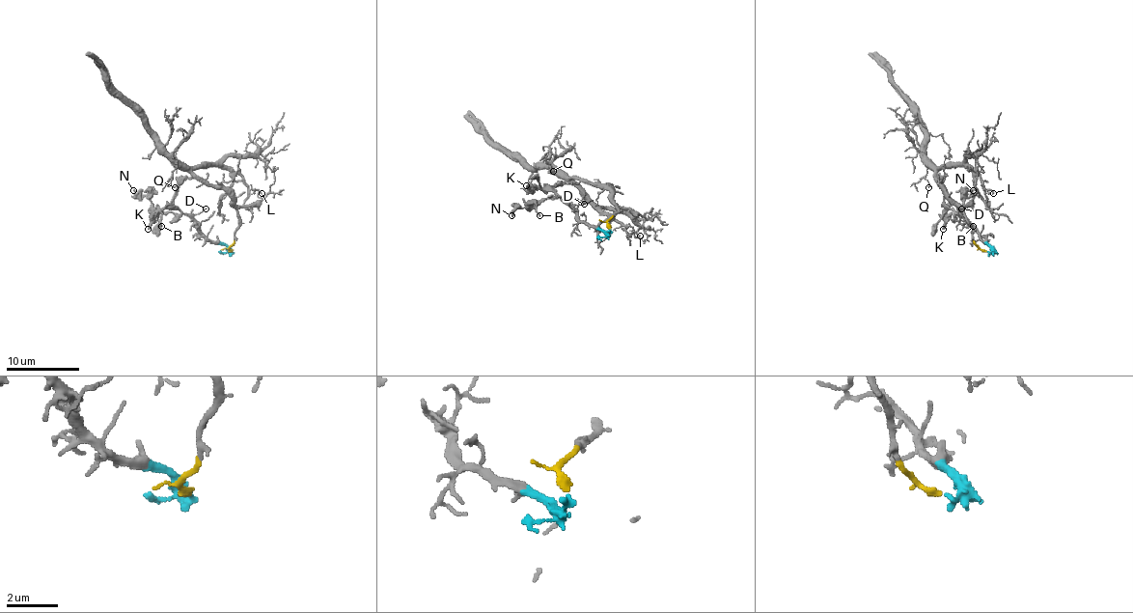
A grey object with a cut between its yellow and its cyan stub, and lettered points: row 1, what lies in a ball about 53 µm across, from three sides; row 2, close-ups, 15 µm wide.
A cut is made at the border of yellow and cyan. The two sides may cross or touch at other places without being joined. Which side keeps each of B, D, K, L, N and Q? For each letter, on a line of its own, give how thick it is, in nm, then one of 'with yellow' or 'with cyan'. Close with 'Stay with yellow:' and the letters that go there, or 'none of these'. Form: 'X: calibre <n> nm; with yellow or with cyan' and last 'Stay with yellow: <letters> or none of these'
B: calibre 140 nm; with cyan
D: calibre 110 nm; with cyan
K: calibre 240 nm; with cyan
L: calibre 120 nm; with yellow
N: calibre 130 nm; with cyan
Q: calibre 120 nm; with yellow
Stay with yellow: L, Q

